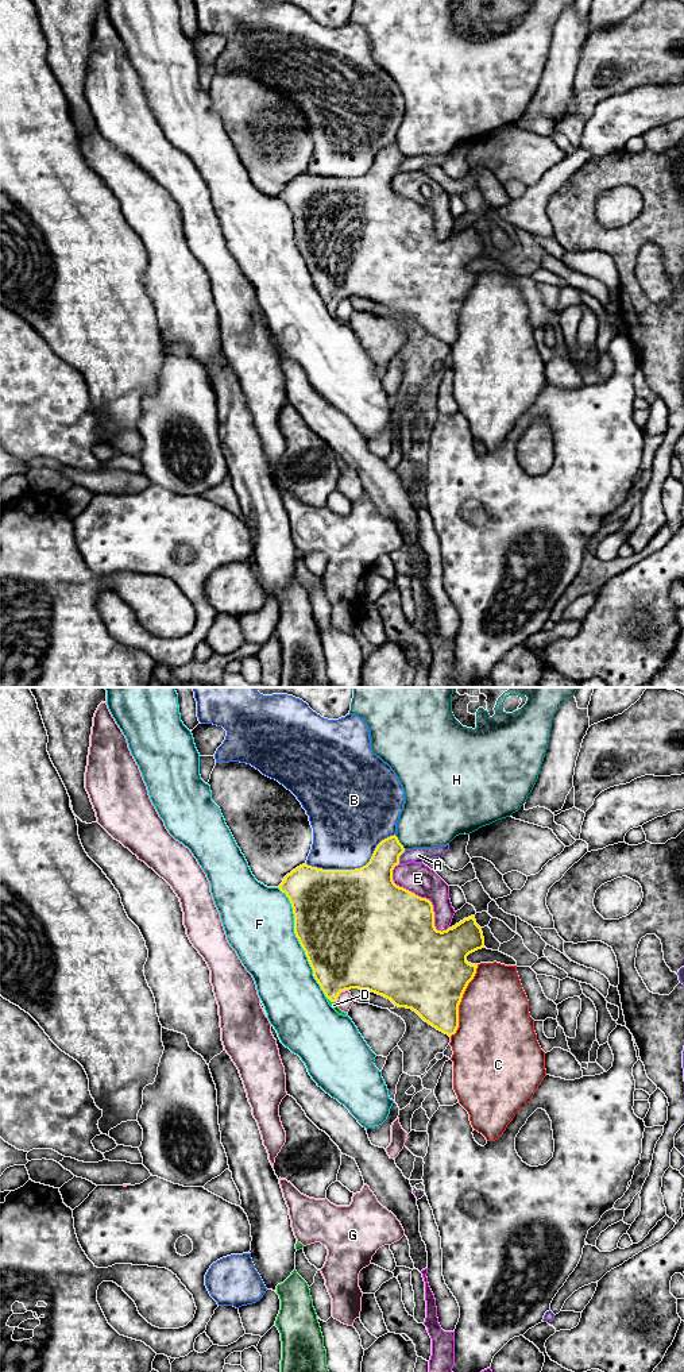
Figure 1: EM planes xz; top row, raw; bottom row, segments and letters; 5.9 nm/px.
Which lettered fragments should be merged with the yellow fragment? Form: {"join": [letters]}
{"join": ["D"]}

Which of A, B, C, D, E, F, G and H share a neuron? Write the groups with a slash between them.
A / B / C / D / E / F / G / H

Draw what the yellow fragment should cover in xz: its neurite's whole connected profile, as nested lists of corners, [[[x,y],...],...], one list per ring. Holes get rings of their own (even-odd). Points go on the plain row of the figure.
[[[394,143],[382,149],[370,170],[360,177],[322,178],[302,173],[287,182],[278,197],[291,212],[294,242],[305,259],[313,285],[339,323],[347,324],[336,311],[341,300],[368,298],[390,308],[398,316],[411,317],[425,331],[451,346],[459,336],[459,313],[463,302],[478,277],[478,273],[467,270],[467,265],[486,257],[483,240],[475,224],[447,239],[437,239],[432,211],[397,194],[393,189],[393,178],[399,173],[403,161],[403,154]]]

